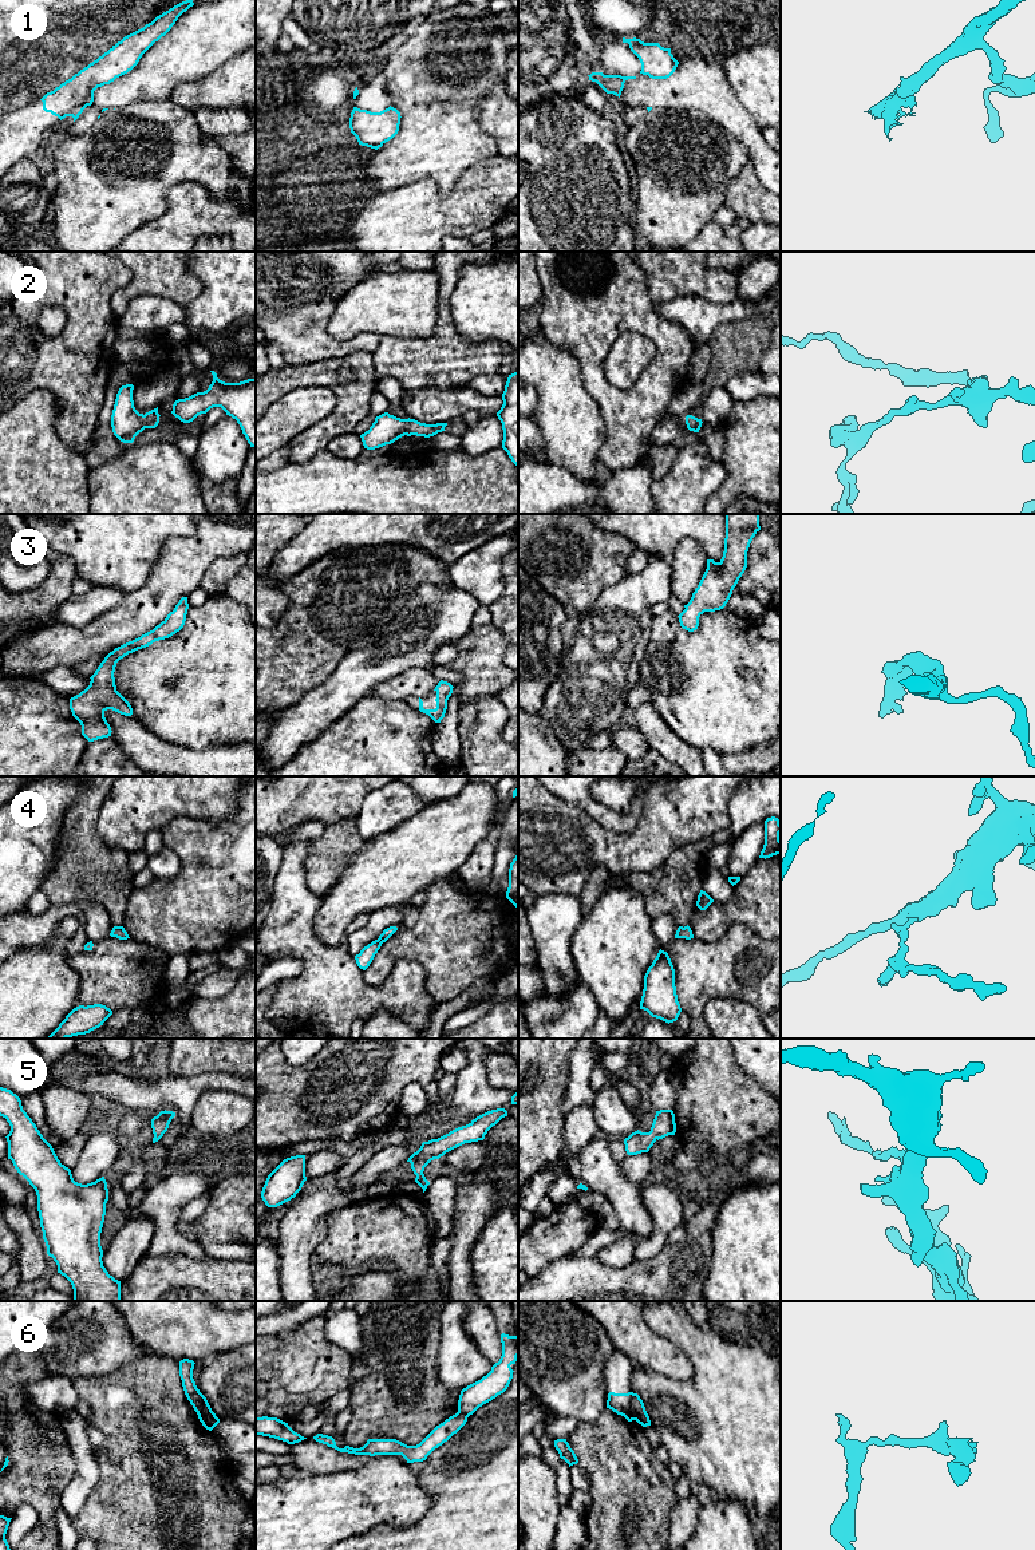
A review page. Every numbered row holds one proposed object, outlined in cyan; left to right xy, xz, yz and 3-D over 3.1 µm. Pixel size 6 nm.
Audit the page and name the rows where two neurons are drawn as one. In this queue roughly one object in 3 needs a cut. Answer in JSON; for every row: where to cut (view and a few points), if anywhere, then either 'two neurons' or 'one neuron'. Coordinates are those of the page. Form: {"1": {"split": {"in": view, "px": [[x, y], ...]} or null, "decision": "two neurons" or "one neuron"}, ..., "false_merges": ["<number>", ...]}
{"1": {"split": null, "decision": "one neuron"}, "2": {"split": null, "decision": "one neuron"}, "3": {"split": null, "decision": "one neuron"}, "4": {"split": null, "decision": "one neuron"}, "5": {"split": null, "decision": "one neuron"}, "6": {"split": {"in": "yz", "px": [[631, 1392], [631, 1411], [635, 1419]]}, "decision": "two neurons"}, "false_merges": ["6"]}

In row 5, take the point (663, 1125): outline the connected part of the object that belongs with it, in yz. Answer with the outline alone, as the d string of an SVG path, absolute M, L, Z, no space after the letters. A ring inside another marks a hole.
M672 1110L656 1111L649 1132L635 1131L624 1139L625 1151L628 1155L648 1152L653 1143L668 1135L675 1135L676 1123Z

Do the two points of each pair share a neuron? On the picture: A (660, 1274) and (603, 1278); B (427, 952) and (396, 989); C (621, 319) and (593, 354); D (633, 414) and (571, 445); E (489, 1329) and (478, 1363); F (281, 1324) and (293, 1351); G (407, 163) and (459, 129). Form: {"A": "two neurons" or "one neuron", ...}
{"A": "one neuron", "B": "two neurons", "C": "one neuron", "D": "two neurons", "E": "two neurons", "F": "two neurons", "G": "one neuron"}

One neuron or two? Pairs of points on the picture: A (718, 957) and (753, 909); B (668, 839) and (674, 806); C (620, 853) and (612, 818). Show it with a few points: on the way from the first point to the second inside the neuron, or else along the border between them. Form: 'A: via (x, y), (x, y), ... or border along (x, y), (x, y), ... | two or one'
A: border along (717, 940), (734, 921), (747, 924), (766, 940) | two
B: via (668, 831), (668, 823), (674, 814) | one
C: border along (642, 815), (631, 831), (620, 834), (589, 817) | two

